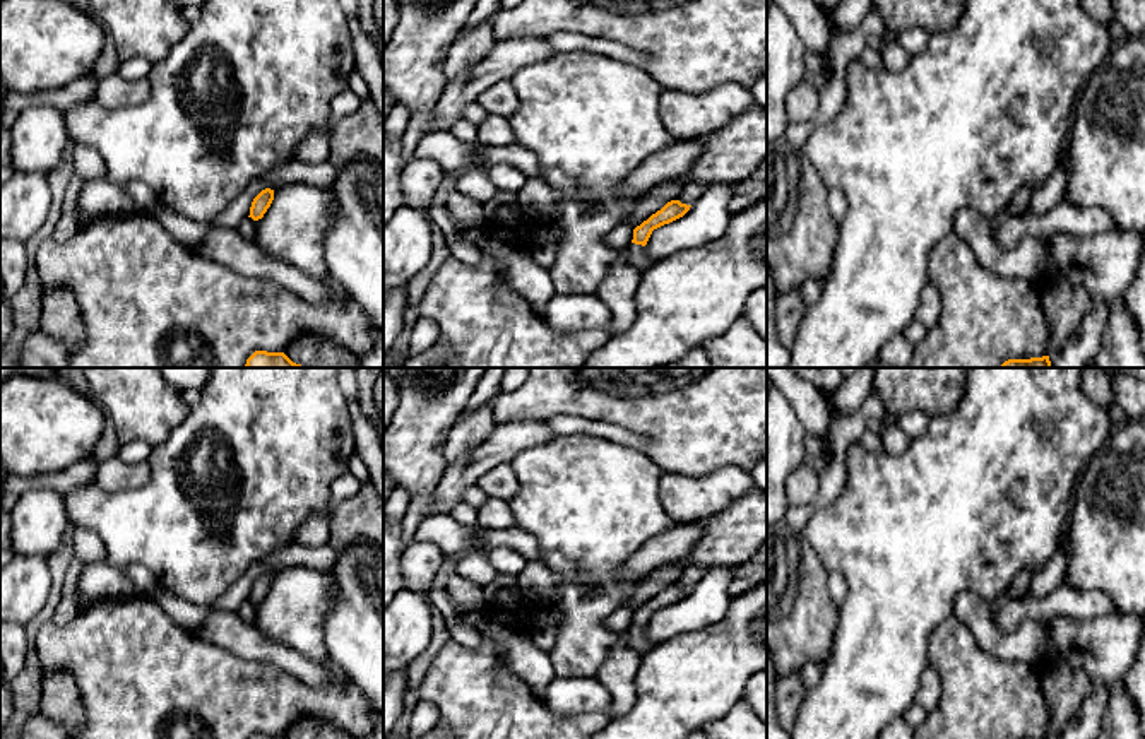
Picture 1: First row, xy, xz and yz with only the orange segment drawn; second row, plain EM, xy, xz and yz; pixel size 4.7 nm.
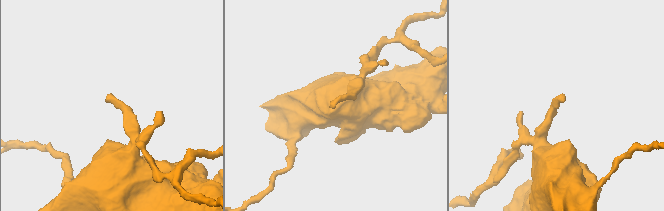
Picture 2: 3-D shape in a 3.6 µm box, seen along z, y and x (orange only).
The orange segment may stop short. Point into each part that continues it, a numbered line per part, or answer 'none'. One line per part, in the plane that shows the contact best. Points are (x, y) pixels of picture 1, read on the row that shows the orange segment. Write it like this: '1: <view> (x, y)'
1: xz (637, 255)

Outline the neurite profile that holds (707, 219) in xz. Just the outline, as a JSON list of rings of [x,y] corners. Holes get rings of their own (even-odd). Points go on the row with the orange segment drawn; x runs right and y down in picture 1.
[[[712,183],[683,217],[652,231],[645,245],[649,257],[657,262],[724,236],[733,217],[729,210],[733,193],[734,185]]]

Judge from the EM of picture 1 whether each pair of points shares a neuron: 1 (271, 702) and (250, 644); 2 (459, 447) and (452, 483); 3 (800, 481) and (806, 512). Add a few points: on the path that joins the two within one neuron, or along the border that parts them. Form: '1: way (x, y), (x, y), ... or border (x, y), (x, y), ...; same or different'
1: border (219, 647), (249, 661), (279, 668), (295, 678); different
2: border (488, 437), (449, 466); different
3: border (820, 474), (818, 495), (808, 503), (789, 505); different

